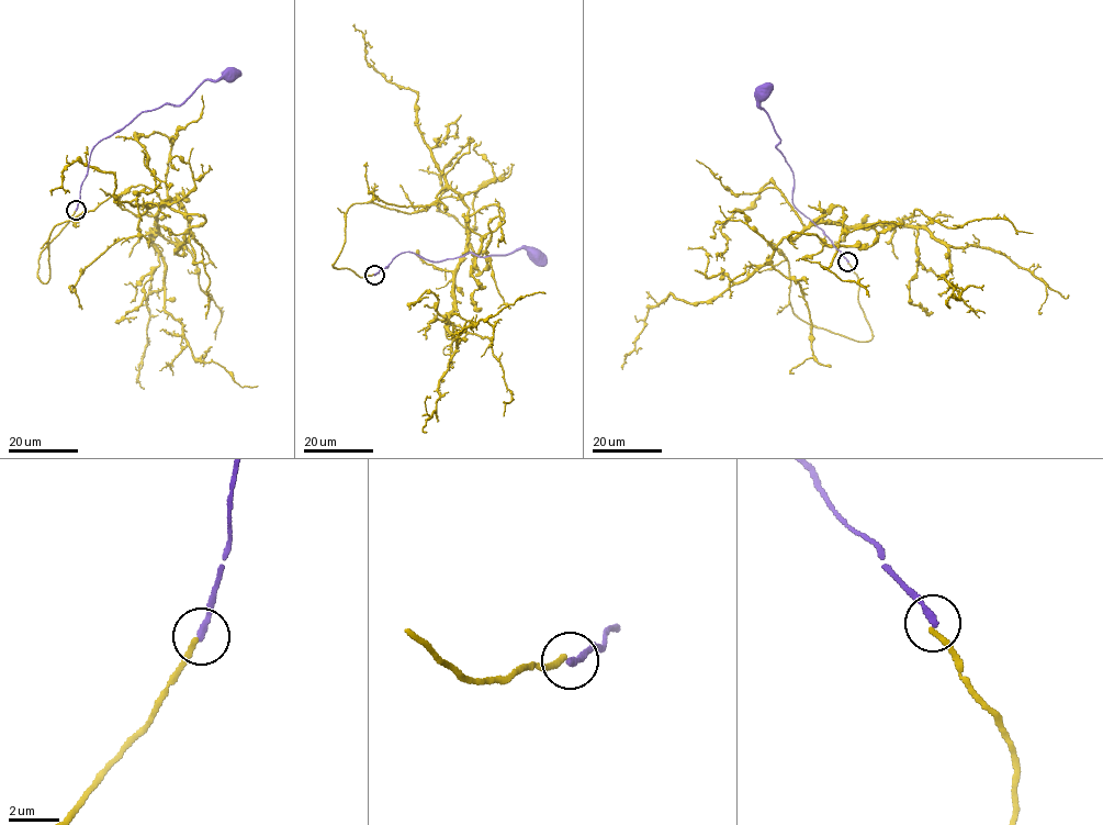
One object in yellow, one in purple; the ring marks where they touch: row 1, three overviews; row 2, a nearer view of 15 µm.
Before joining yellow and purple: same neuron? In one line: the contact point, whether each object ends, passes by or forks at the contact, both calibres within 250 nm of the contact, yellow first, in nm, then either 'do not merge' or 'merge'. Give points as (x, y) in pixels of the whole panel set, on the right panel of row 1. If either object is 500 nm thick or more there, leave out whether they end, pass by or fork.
(847, 262) | yellow ends | purple ends | 240/260 nm | do not merge

